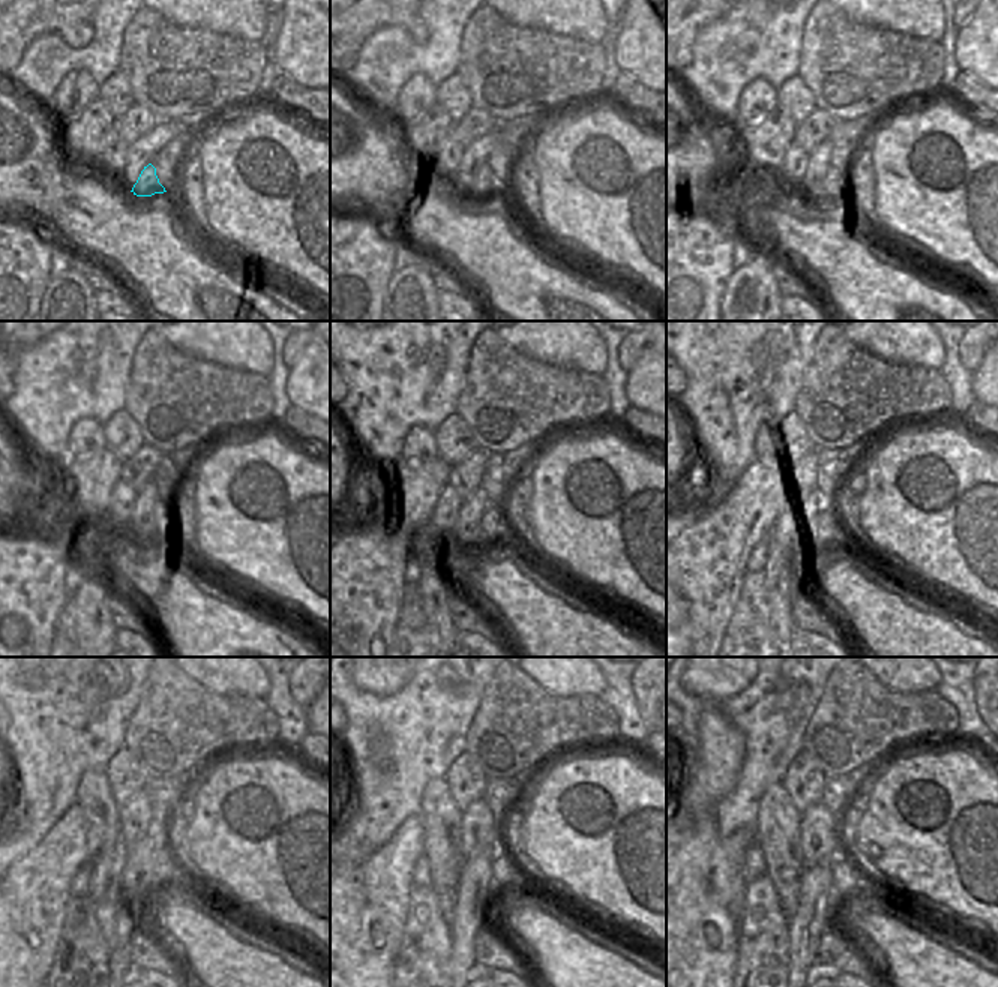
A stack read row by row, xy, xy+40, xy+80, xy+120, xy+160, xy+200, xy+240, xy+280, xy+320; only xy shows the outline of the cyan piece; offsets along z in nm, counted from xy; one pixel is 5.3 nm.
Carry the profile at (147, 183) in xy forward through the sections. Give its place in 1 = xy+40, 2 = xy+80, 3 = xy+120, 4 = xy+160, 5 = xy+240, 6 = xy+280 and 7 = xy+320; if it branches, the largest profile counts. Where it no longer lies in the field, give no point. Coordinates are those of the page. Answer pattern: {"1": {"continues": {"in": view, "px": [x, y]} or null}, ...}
{"1": {"continues": {"in": "xy+40", "px": [486, 180]}}, "2": {"continues": {"in": "xy+80", "px": [835, 186]}}, "3": {"continues": {"in": "xy+120", "px": [161, 513]}}, "4": {"continues": {"in": "xy+160", "px": [494, 524]}}, "5": {"continues": {"in": "xy+240", "px": [167, 873]}}, "6": {"continues": {"in": "xy+280", "px": [509, 879]}}, "7": {"continues": {"in": "xy+320", "px": [848, 882]}}}

